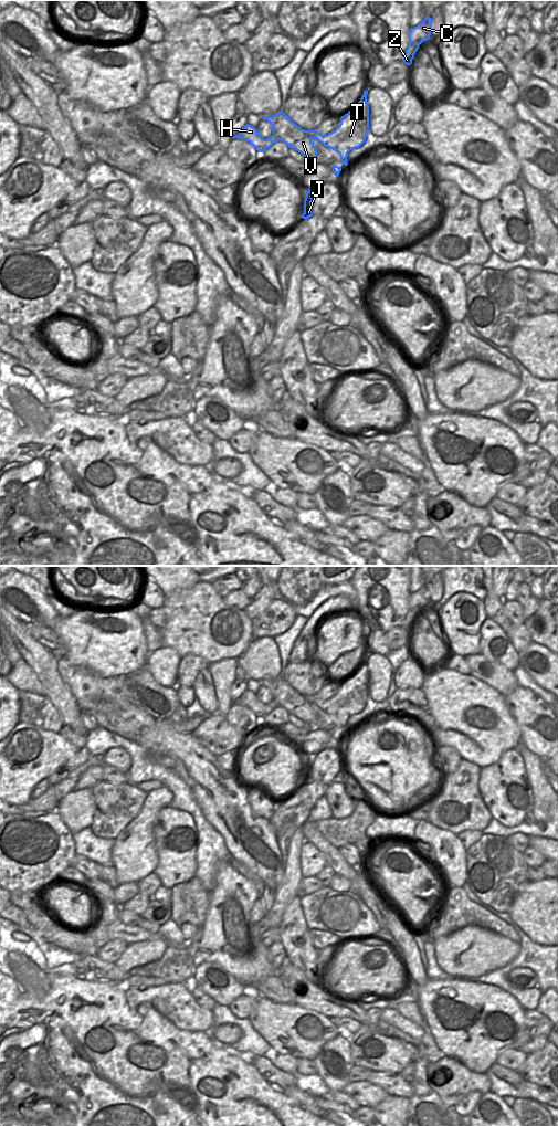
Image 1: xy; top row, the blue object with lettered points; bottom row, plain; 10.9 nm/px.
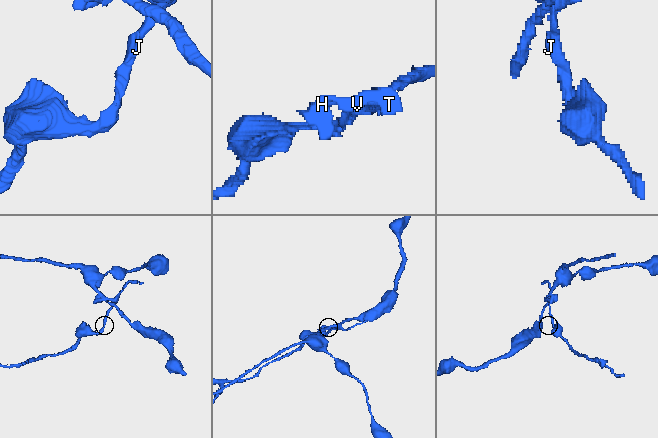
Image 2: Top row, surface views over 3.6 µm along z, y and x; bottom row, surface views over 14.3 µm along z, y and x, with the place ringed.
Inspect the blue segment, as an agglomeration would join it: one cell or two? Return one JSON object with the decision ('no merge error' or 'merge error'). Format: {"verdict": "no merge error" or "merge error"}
{"verdict": "merge error"}

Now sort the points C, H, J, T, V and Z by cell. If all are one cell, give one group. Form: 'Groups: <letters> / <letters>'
Groups: C H J T Z / V.

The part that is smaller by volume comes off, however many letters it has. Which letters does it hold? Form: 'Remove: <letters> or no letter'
Remove: C, H, J, T, Z

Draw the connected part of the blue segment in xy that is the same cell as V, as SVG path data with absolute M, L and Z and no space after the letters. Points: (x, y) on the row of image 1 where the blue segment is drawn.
M281 111L273 116L261 116L273 126L273 135L277 135L280 140L289 148L301 152L307 160L317 159L317 148L312 143L312 137L286 114Z

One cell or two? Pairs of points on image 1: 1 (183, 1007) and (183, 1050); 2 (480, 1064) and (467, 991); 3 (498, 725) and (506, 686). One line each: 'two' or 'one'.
1: two
2: one
3: two

